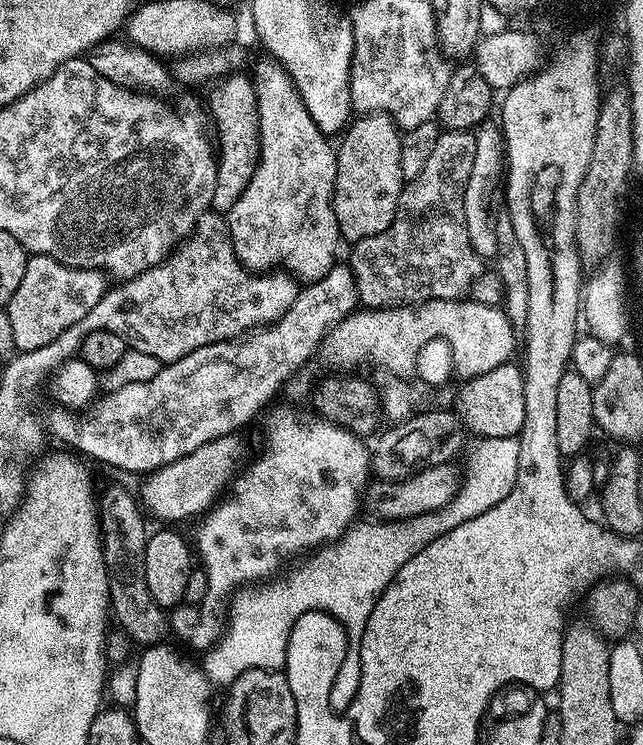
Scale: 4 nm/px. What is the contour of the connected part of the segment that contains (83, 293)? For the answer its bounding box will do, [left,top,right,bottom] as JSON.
[6,255,109,353]

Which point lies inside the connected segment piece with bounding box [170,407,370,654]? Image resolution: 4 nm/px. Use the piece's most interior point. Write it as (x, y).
(303, 492)

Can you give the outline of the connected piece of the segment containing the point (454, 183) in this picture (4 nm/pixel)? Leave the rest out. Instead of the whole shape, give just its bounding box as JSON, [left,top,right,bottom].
[350,131,482,309]

